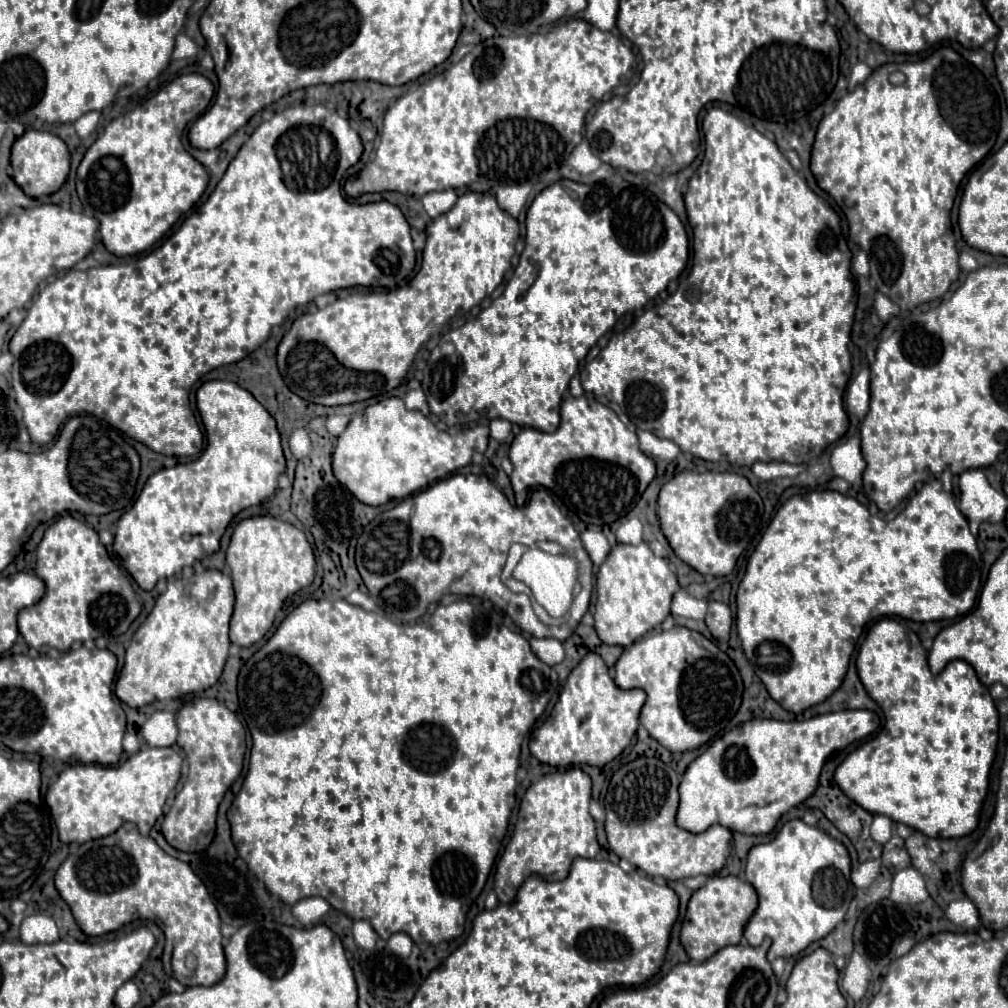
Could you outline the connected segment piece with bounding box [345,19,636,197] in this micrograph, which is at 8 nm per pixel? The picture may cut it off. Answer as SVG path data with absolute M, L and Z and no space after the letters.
M571 19L565 25L557 25L553 27L549 33L535 33L535 35L510 35L496 36L491 39L485 39L483 43L477 43L457 65L453 65L451 69L447 69L443 75L433 77L429 83L421 85L419 89L403 95L401 99L397 99L383 121L383 131L381 131L381 139L379 139L379 147L375 151L375 159L371 163L367 163L357 177L353 177L351 181L345 183L345 191L351 197L359 197L361 193L375 193L375 191L401 191L401 193L411 193L415 197L423 197L425 193L431 191L443 191L443 189L459 189L465 187L473 181L481 181L487 183L491 187L497 185L513 185L513 183L531 183L531 187L543 189L553 185L555 181L561 179L561 169L567 161L567 157L571 155L571 151L581 143L581 131L585 125L585 115L591 109L593 101L600 101L601 96L610 93L617 85L623 83L628 84L632 75L636 70L635 55L631 53L631 49L623 43L622 39L615 37L609 31L601 31L595 29L591 23L583 21L583 19Z

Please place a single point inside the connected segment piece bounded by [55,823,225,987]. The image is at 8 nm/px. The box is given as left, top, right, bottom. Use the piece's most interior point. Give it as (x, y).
(105, 881)

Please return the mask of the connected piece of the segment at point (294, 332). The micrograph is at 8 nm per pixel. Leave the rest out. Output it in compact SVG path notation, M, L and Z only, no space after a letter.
M463 193L457 203L427 225L427 243L417 275L402 287L378 290L372 287L339 289L313 300L309 309L293 321L277 347L277 367L287 387L305 401L319 405L347 405L387 393L407 377L417 351L433 333L441 333L457 313L479 305L503 281L515 255L519 225L487 193Z

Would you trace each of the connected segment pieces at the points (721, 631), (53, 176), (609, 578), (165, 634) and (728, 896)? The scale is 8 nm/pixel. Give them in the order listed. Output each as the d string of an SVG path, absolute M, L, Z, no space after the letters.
M709 601L709 609L707 609L707 617L705 617L707 629L711 631L711 635L719 641L727 641L729 639L729 631L731 631L731 609L725 603L719 601Z
M27 129L21 137L15 139L11 147L11 169L13 169L13 181L29 195L29 197L41 197L55 193L61 189L61 185L67 179L69 173L69 151L67 145L49 131L35 131Z
M617 543L603 565L597 571L597 601L595 601L595 631L599 639L607 645L621 645L629 647L637 639L641 639L649 629L655 629L661 625L661 621L669 615L673 593L679 589L675 573L669 569L667 559L653 555L647 543L641 545L623 545Z
M205 569L203 573L193 575L189 581L169 581L167 591L157 597L153 611L139 625L131 639L131 645L127 647L125 663L115 683L115 695L129 707L137 709L153 701L175 699L187 693L199 693L215 685L221 677L221 671L229 655L229 619L233 613L233 603L235 595L231 577L217 569Z
M735 875L709 877L707 883L697 891L693 891L689 899L679 933L683 949L693 961L707 961L721 947L737 945L743 937L743 927L755 909L757 909L757 893L747 881Z

